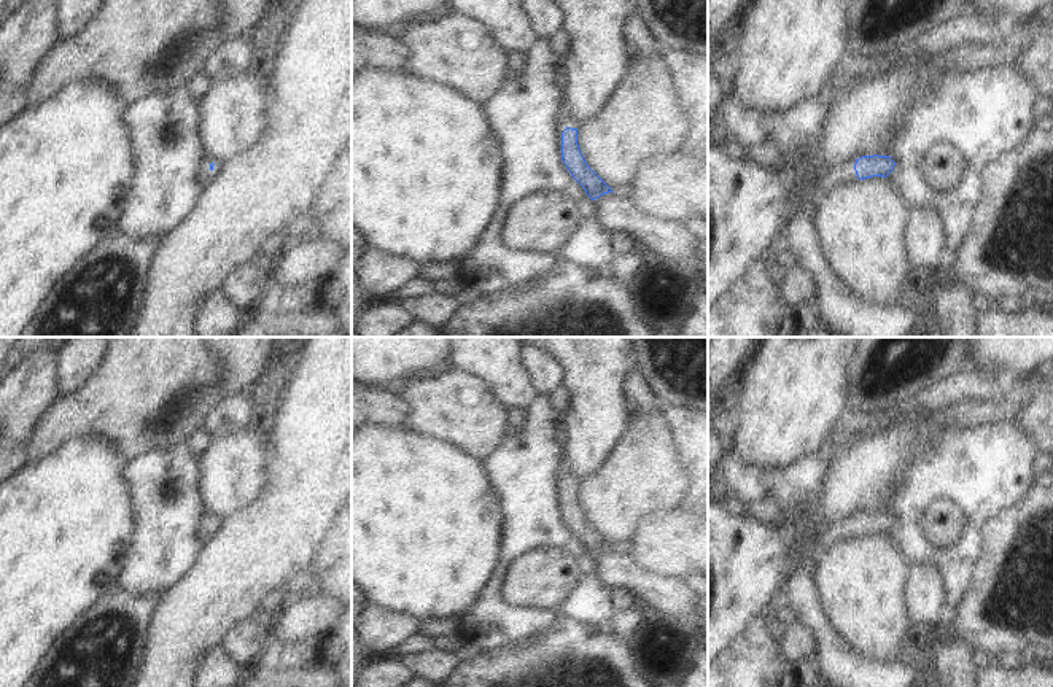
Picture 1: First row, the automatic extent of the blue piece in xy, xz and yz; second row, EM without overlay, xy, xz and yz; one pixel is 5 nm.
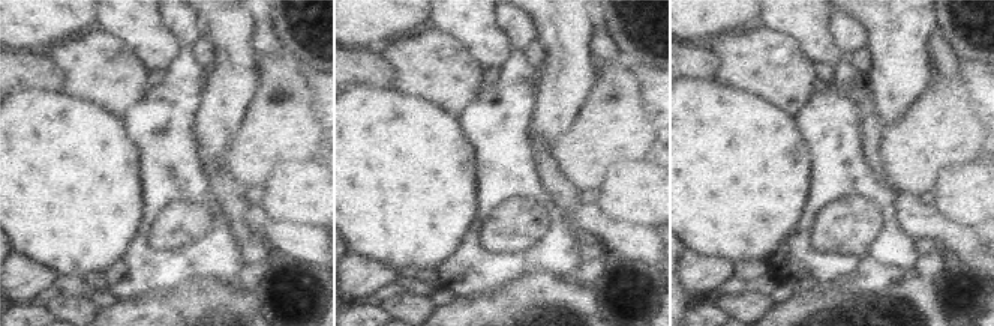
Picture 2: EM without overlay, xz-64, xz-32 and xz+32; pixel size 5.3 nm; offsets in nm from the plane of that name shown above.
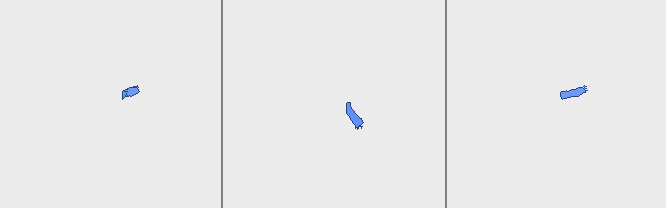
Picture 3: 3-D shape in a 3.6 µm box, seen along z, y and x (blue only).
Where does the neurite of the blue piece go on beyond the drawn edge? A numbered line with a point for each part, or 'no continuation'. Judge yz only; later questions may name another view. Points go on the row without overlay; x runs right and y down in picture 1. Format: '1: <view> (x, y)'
1: yz (826, 536)

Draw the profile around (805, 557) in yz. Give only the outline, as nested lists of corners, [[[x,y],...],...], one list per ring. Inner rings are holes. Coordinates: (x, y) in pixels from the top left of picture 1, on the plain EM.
[[[802,545],[795,552],[795,563],[805,572],[813,574],[814,566],[816,566],[816,552],[814,552],[813,545]]]

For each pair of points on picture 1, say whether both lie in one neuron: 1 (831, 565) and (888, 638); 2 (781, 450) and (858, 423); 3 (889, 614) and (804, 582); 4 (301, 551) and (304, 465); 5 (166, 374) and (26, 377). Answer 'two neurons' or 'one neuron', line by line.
1: one neuron
2: two neurons
3: two neurons
4: one neuron
5: two neurons

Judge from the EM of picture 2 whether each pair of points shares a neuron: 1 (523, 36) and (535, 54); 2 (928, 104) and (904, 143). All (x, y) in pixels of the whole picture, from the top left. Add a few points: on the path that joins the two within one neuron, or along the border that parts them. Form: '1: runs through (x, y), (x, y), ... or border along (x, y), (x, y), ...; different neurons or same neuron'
1: border along (535, 38), (522, 51); different neurons
2: runs through (928, 113), (928, 119), (913, 134); same neuron

